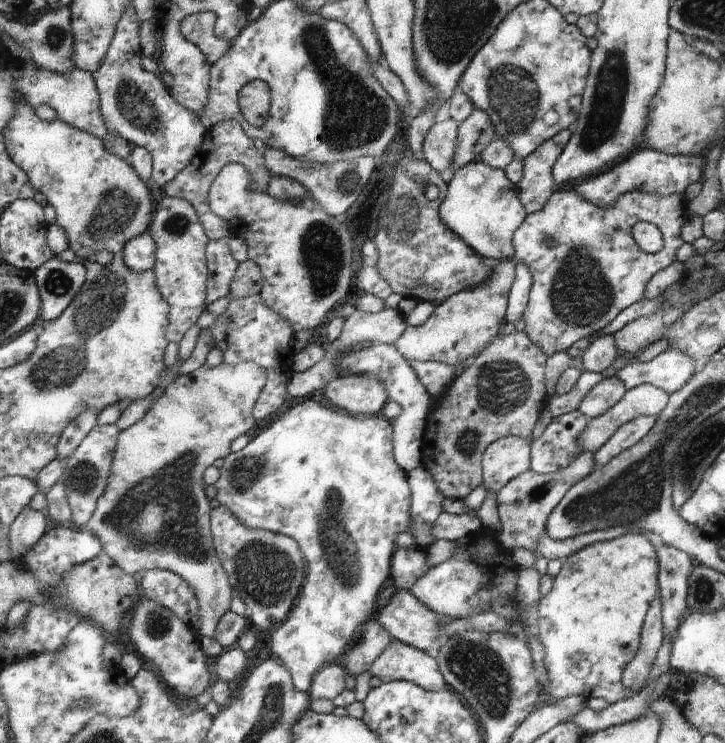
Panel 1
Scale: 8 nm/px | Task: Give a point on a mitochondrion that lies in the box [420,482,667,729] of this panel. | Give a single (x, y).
(480, 672)

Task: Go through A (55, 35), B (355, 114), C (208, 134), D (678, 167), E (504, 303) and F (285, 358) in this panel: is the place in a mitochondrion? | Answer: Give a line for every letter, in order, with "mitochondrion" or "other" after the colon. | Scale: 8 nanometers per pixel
A: mitochondrion
B: mitochondrion
C: other
D: other
E: other
F: other

